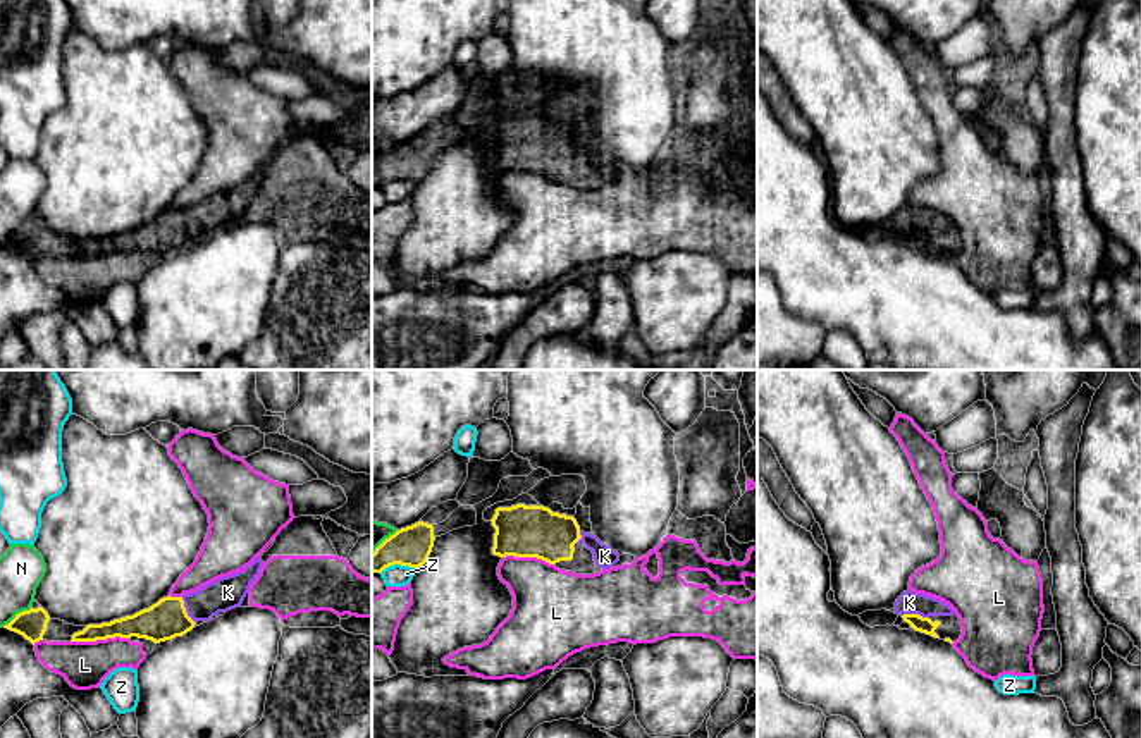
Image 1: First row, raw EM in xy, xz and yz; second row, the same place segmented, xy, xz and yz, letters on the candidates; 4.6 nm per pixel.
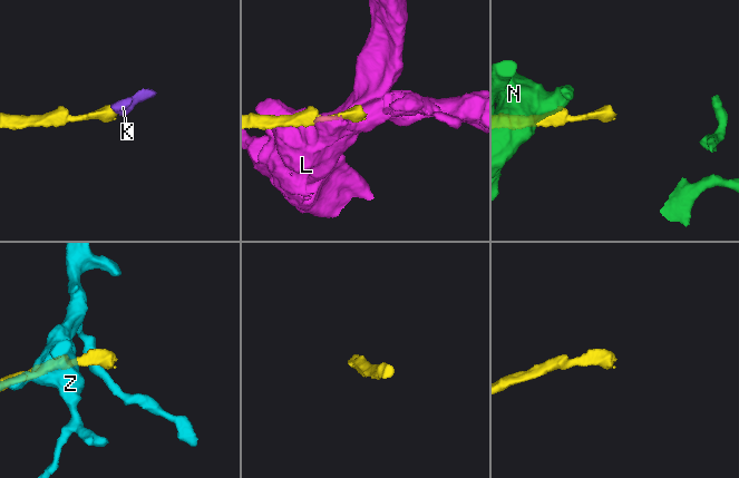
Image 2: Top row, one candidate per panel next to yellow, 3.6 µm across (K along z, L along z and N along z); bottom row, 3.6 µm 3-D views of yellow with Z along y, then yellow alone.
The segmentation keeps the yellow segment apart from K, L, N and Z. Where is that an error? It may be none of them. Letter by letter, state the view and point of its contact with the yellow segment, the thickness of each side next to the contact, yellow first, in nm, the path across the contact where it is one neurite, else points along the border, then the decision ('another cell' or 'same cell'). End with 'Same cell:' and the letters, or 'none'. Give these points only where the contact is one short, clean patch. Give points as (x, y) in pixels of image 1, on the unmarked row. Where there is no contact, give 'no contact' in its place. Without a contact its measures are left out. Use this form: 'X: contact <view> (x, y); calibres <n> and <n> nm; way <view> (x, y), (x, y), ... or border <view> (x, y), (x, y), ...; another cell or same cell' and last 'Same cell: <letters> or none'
K: contact xy (185, 226); calibres 190 and 160 nm; way xy (166, 234), (185, 226), (228, 207); same cell
L: contact xy (98, 253); calibres 140 and 220 nm; another cell
N: contact xy (16, 229); calibres 140 and 200 nm; another cell
Z: contact xz (398, 178); calibres 190 and 100 nm; border xz (415, 183), (389, 179), (381, 188); another cell
Same cell: K

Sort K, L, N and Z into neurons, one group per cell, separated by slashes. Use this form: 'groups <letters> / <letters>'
groups K / L / N / Z

